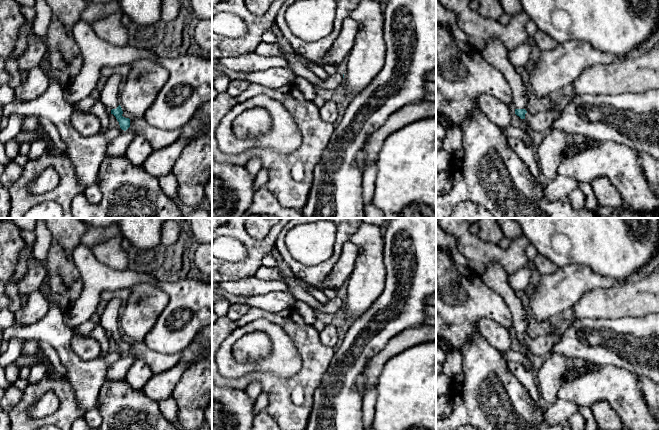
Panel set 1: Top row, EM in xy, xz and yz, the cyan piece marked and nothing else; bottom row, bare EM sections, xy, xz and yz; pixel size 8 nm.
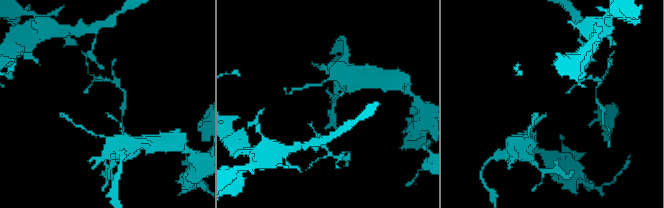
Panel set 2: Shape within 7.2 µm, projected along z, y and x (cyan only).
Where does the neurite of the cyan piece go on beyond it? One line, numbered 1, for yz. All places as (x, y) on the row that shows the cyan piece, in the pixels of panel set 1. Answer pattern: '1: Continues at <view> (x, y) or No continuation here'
1: Continues at yz (495, 53)

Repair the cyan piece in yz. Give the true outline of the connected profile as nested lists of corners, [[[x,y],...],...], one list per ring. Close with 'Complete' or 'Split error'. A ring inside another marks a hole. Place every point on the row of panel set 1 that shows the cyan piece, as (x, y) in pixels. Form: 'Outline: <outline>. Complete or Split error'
Outline: [[[490,39],[481,53],[493,68],[502,73],[511,88],[512,106],[515,108],[515,114],[521,119],[525,119],[529,104],[529,91],[523,83],[521,75],[510,63],[508,50],[500,40]]]. Split error

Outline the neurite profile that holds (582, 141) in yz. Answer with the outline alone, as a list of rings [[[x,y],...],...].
[[[570,135],[570,143],[577,147],[582,147],[584,150],[592,149],[601,144],[597,140],[590,139],[583,135]]]

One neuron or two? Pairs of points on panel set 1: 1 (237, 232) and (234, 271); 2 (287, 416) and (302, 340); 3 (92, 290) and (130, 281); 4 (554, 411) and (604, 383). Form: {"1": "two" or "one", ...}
{"1": "one", "2": "one", "3": "one", "4": "two"}

